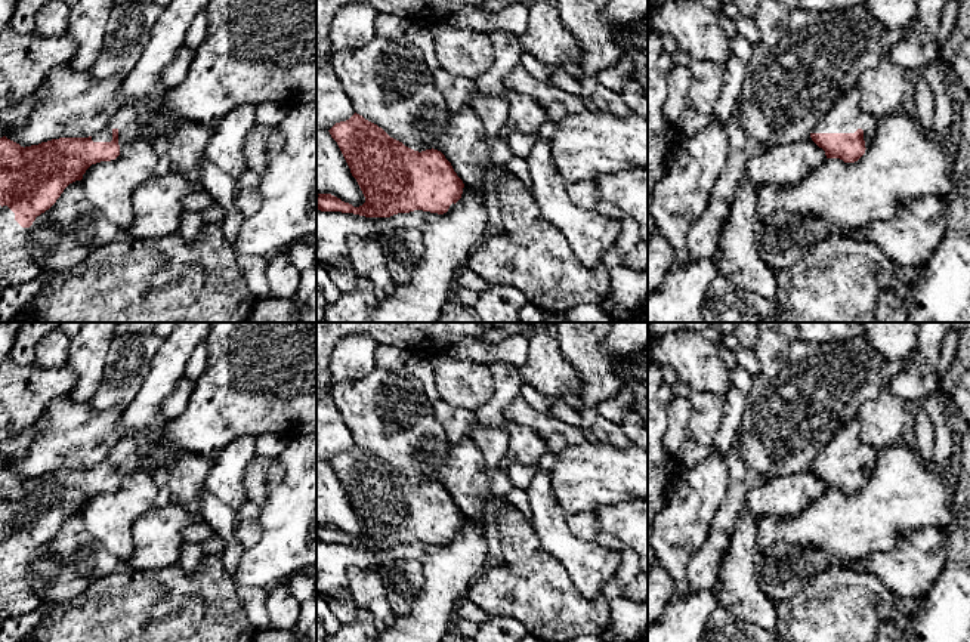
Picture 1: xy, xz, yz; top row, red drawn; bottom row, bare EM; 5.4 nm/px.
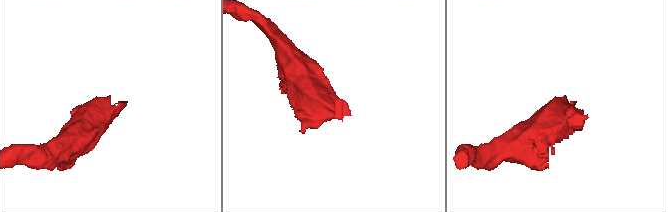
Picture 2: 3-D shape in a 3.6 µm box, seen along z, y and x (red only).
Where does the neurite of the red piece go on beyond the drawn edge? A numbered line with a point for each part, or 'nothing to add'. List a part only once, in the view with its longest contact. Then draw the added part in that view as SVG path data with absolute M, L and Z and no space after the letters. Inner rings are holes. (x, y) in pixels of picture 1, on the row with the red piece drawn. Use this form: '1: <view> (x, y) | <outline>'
1: xy (17, 267) | M0 206L0 283L22 285L40 277L41 268L27 249L28 235L30 228L22 228L7 206Z
2: yz (845, 116) | M855 86L831 105L812 133L855 133L862 129L865 148L868 148L875 135L878 120L862 111L859 102L859 89Z

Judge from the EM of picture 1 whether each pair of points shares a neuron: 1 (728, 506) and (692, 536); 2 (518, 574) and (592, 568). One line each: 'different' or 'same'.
1: different
2: different

